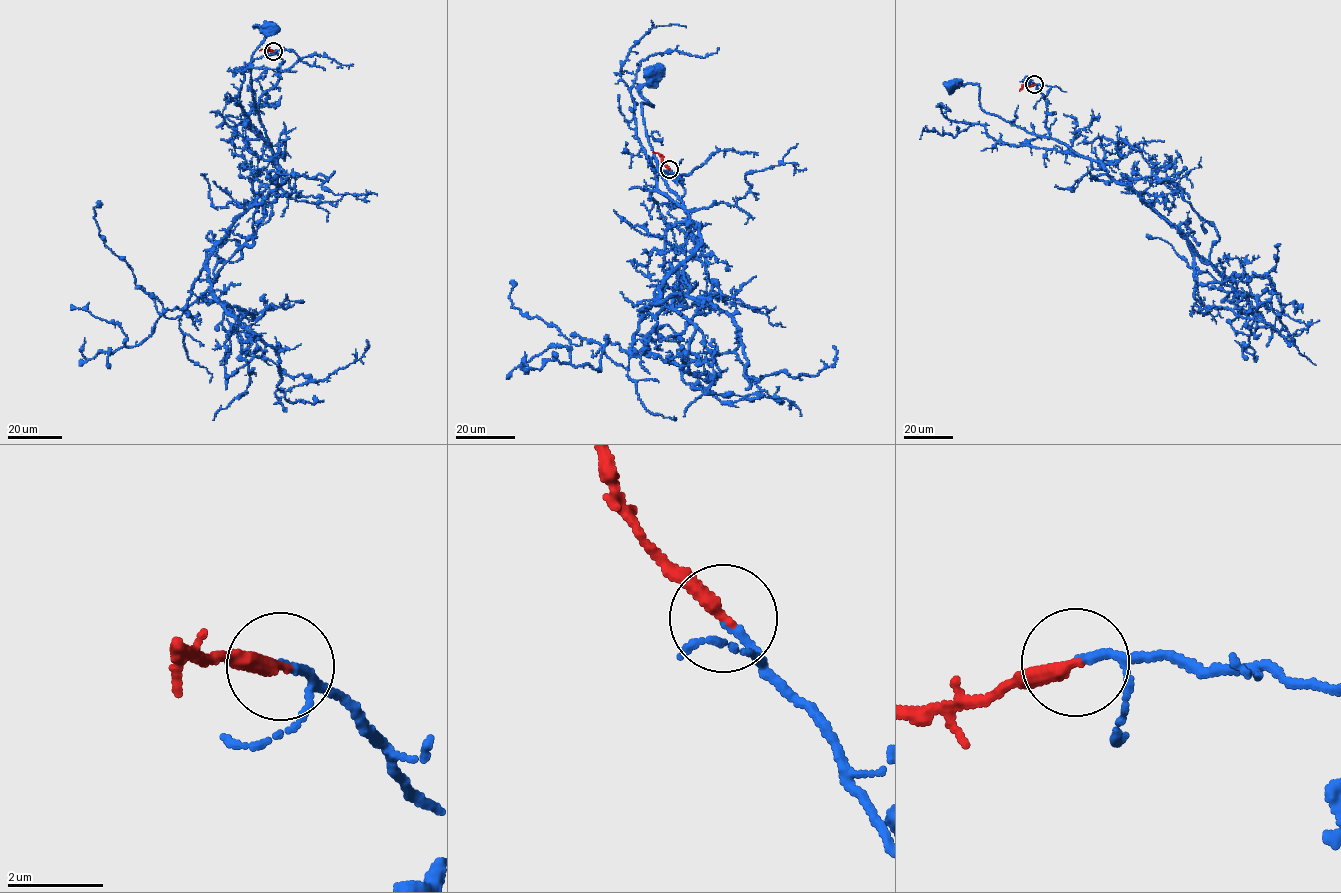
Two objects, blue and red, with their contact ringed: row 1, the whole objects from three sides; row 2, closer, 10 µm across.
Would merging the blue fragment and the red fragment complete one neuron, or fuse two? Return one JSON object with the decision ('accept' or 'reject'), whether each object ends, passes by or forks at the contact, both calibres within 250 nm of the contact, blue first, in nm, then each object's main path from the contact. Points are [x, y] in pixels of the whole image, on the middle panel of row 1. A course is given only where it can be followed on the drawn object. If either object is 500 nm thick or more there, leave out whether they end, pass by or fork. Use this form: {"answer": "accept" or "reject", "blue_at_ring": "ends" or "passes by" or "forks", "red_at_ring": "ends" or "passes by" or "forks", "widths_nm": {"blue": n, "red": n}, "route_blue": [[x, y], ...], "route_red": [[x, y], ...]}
{"answer": "accept", "blue_at_ring": "ends", "red_at_ring": "ends", "widths_nm": {"blue": 160, "red": 320}, "route_blue": [[669, 168], [682, 185], [681, 175], [660, 171], [647, 136], [641, 103], [652, 106], [639, 89], [654, 72]], "route_red": [[669, 168], [658, 153], [652, 152]]}

